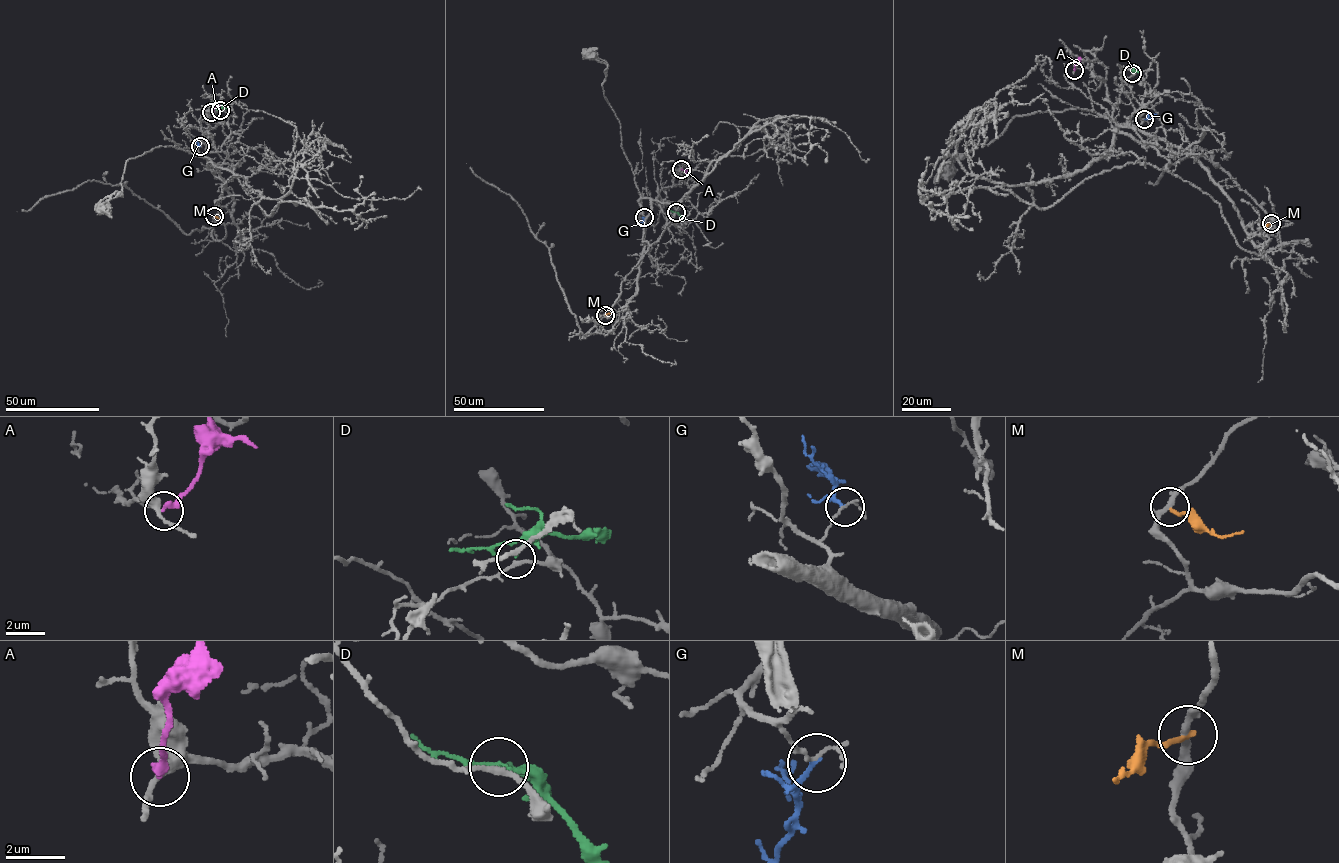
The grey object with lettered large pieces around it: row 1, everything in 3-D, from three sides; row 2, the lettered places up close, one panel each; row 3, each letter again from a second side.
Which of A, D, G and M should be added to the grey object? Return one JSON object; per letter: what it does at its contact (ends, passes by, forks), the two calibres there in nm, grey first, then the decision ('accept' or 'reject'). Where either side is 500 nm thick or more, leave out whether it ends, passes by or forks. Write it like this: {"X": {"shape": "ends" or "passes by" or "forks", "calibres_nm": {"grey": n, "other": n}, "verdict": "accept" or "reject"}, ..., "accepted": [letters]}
{"A": {"shape": "ends", "calibres_nm": {"grey": 360, "other": 280}, "verdict": "reject"}, "D": {"shape": "passes by", "calibres_nm": {"grey": 180, "other": 100}, "verdict": "reject"}, "G": {"shape": "ends", "calibres_nm": {"grey": 110, "other": 160}, "verdict": "reject"}, "M": {"shape": "ends", "calibres_nm": {"grey": 260, "other": 180}, "verdict": "reject"}, "accepted": []}

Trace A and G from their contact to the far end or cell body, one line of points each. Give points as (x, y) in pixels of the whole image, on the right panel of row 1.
A: (1074, 70), (1075, 62), (1080, 58)
G: (1144, 120), (1157, 115)

